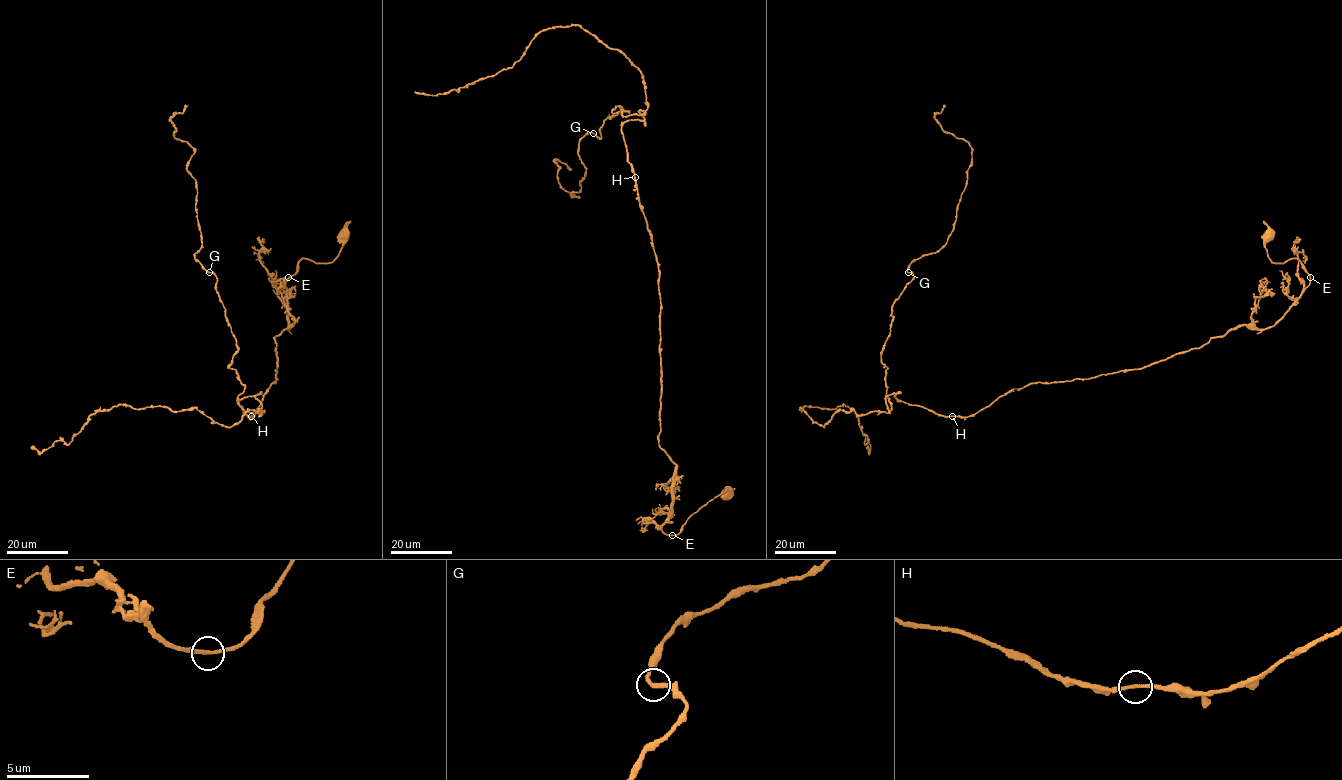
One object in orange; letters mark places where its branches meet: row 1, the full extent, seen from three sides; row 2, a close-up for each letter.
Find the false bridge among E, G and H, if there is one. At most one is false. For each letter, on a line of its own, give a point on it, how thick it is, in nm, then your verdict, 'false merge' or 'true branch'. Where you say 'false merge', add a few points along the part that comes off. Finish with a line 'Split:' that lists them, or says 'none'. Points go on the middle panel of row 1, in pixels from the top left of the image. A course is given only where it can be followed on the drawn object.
E: place (672, 535); calibre 240 nm; true branch
G: place (593, 133); calibre 220 nm; true branch
H: place (635, 177); calibre 220 nm; true branch
Split: none

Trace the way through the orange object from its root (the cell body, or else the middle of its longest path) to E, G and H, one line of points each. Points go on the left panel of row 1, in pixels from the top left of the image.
E: (345, 237), (340, 252), (331, 262), (315, 263), (302, 258), (298, 270), (288, 277)
G: (345, 237), (278, 287), (291, 326), (252, 417), (237, 402), (260, 393), (258, 412), (239, 406), (209, 272)
H: (345, 237), (331, 262), (302, 258), (278, 287), (291, 326), (274, 338), (277, 379), (251, 416)

